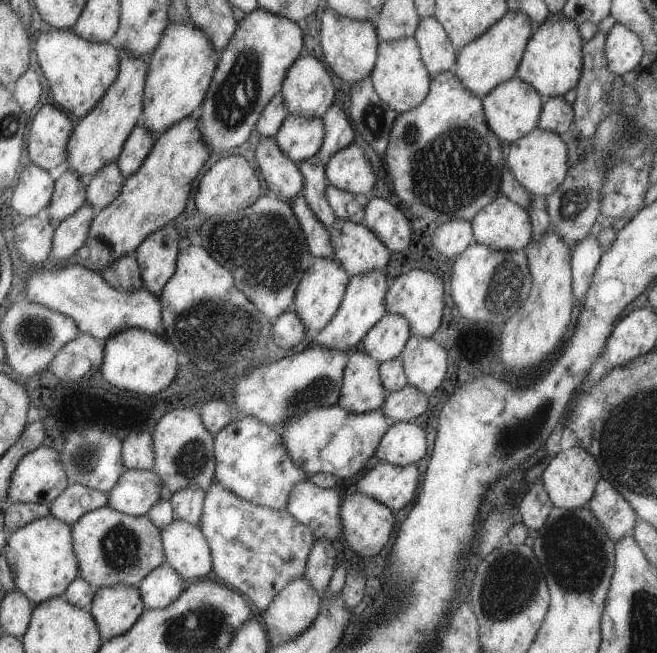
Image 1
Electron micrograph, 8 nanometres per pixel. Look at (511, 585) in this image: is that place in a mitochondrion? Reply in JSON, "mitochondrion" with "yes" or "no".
{"mitochondrion":"yes"}

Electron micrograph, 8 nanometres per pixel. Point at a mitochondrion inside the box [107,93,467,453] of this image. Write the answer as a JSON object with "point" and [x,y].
{"point":[265,249]}

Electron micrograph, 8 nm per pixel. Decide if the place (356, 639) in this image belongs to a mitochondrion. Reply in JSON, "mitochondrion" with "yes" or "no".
{"mitochondrion":"no"}

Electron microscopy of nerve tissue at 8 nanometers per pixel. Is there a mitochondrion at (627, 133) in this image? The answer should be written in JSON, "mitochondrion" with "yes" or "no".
{"mitochondrion":"yes"}

